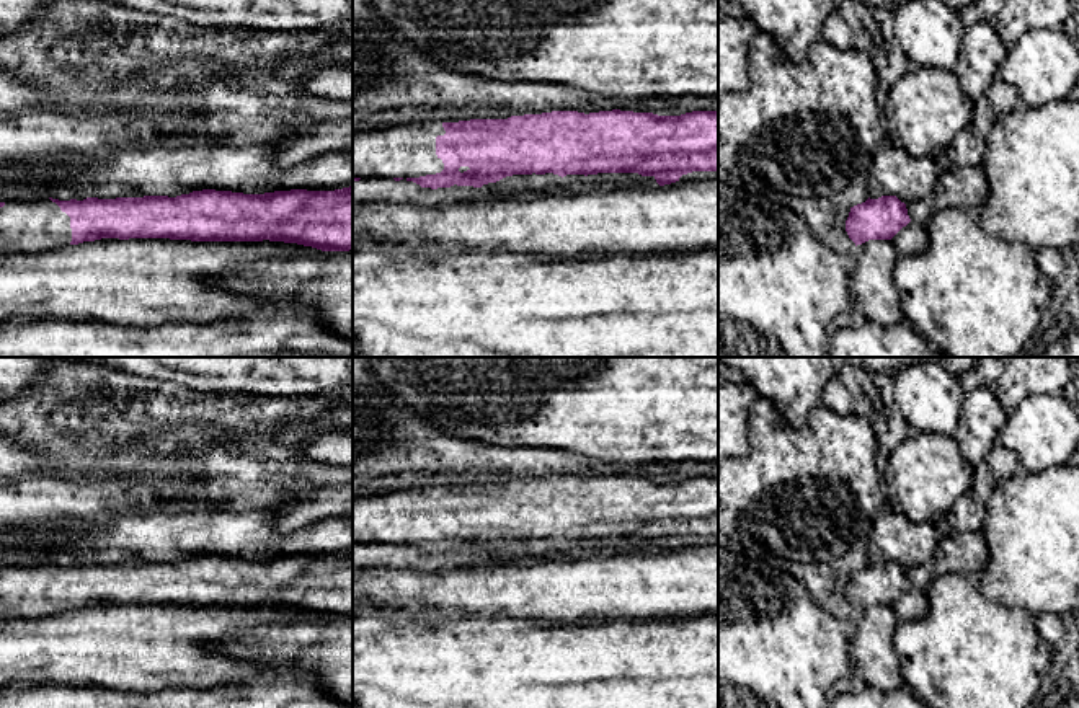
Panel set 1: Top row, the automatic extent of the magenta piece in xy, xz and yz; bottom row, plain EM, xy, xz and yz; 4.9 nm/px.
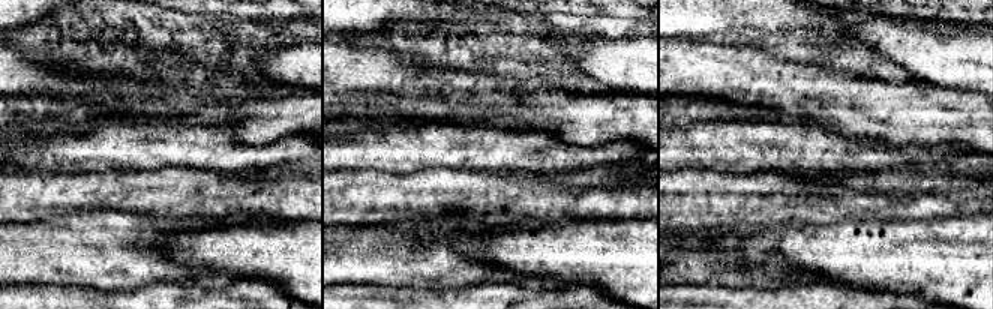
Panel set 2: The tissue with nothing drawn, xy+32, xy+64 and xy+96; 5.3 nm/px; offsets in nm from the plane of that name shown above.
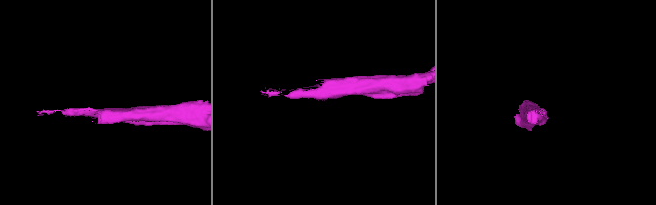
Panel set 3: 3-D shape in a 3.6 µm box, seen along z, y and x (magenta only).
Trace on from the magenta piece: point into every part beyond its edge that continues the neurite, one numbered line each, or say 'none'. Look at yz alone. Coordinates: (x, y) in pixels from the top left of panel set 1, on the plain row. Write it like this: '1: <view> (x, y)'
1: yz (910, 606)

